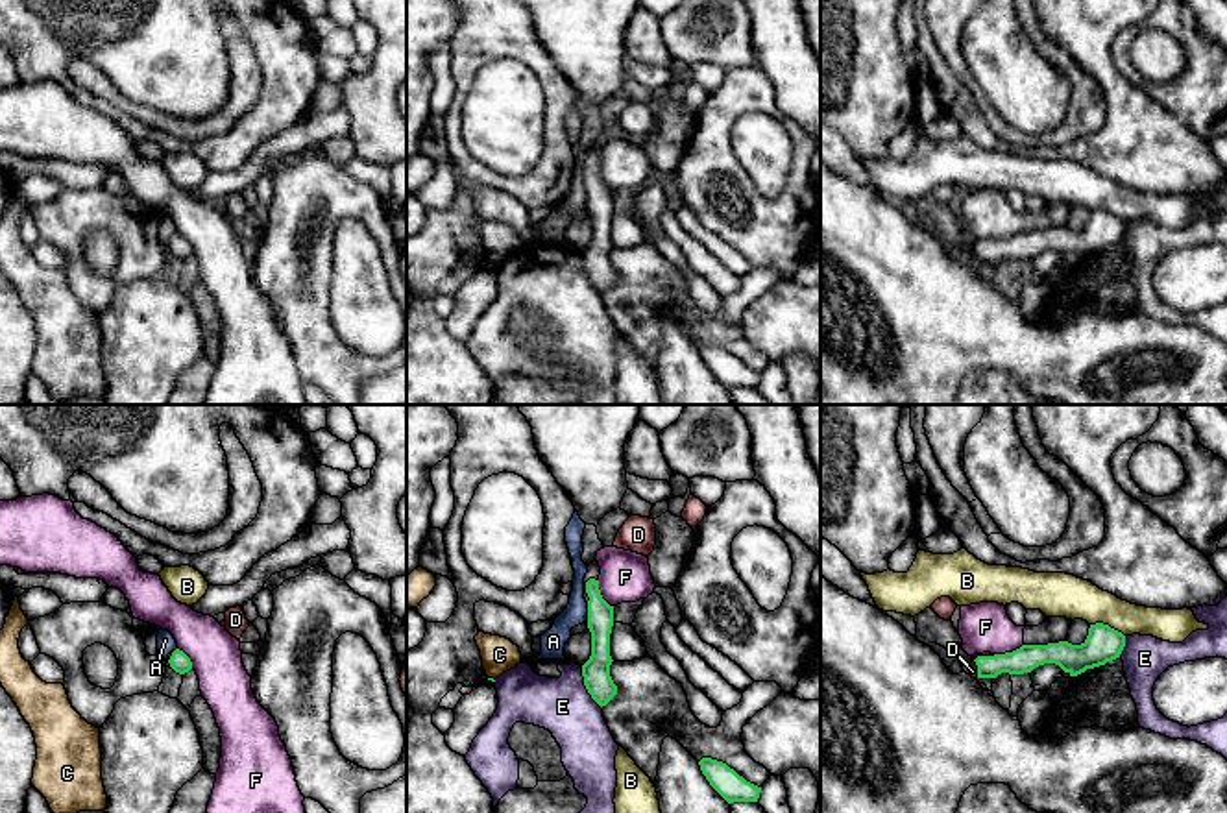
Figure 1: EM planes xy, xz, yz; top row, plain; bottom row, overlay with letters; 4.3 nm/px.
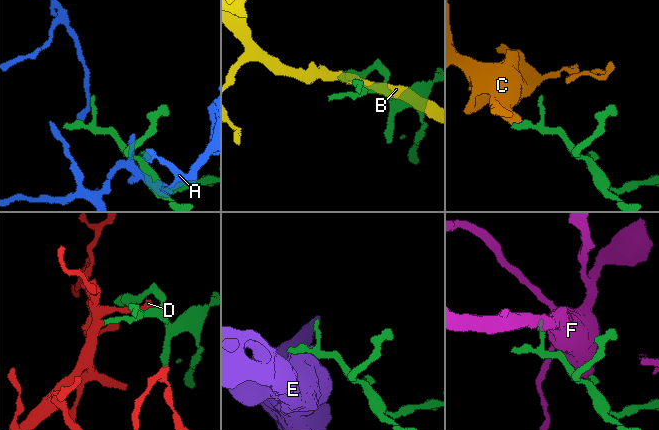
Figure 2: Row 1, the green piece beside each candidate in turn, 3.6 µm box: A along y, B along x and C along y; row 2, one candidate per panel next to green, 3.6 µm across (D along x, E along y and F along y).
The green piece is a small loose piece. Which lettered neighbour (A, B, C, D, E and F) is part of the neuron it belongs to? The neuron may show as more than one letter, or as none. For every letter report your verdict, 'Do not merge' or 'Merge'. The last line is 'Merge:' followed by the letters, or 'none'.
A: Do not merge
B: Do not merge
C: Do not merge
D: Merge
E: Do not merge
F: Do not merge
Merge: D

